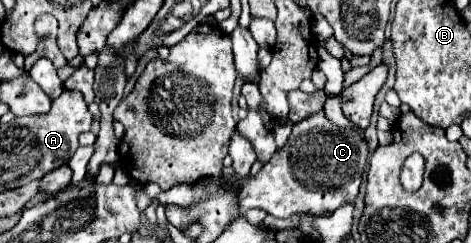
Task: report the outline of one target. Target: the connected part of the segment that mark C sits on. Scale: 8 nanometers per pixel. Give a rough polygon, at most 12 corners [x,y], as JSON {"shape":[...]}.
{"shape":[[318,112],[256,176],[174,184],[186,208],[236,190],[240,214],[322,216],[354,202],[368,146]]}

